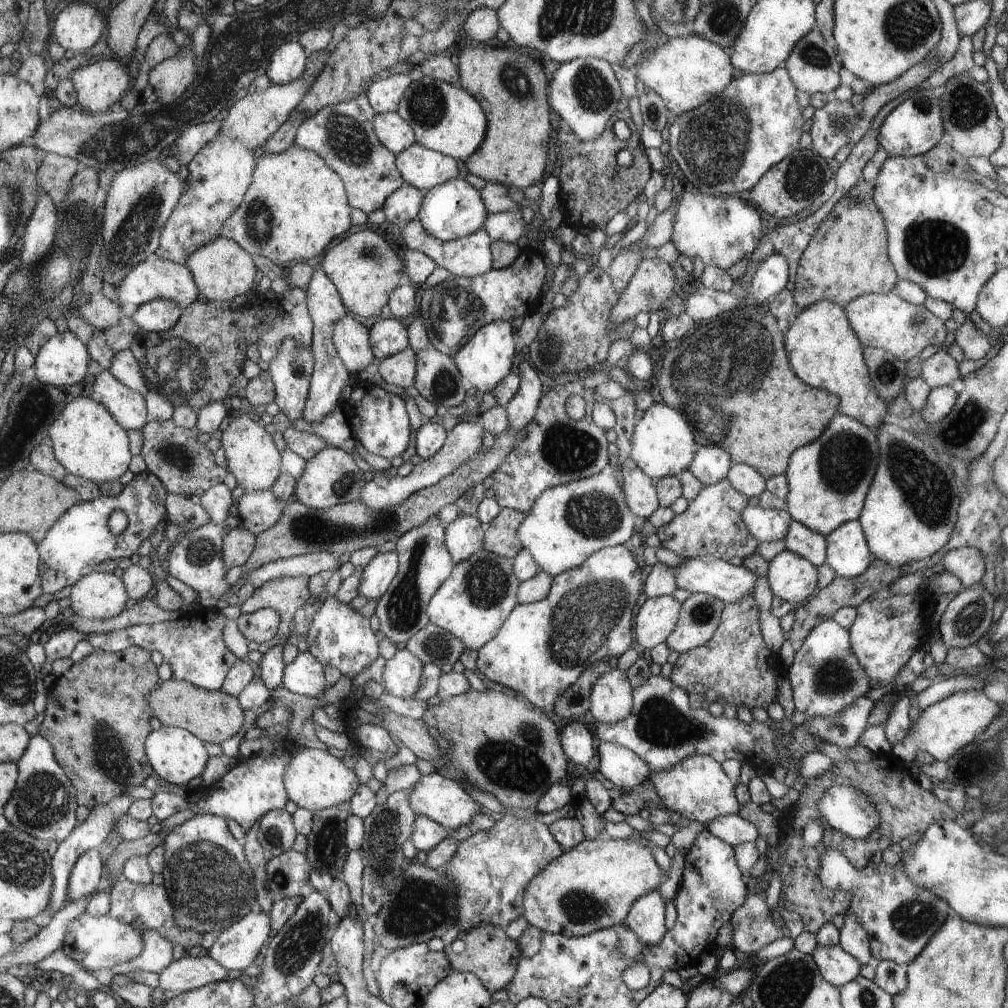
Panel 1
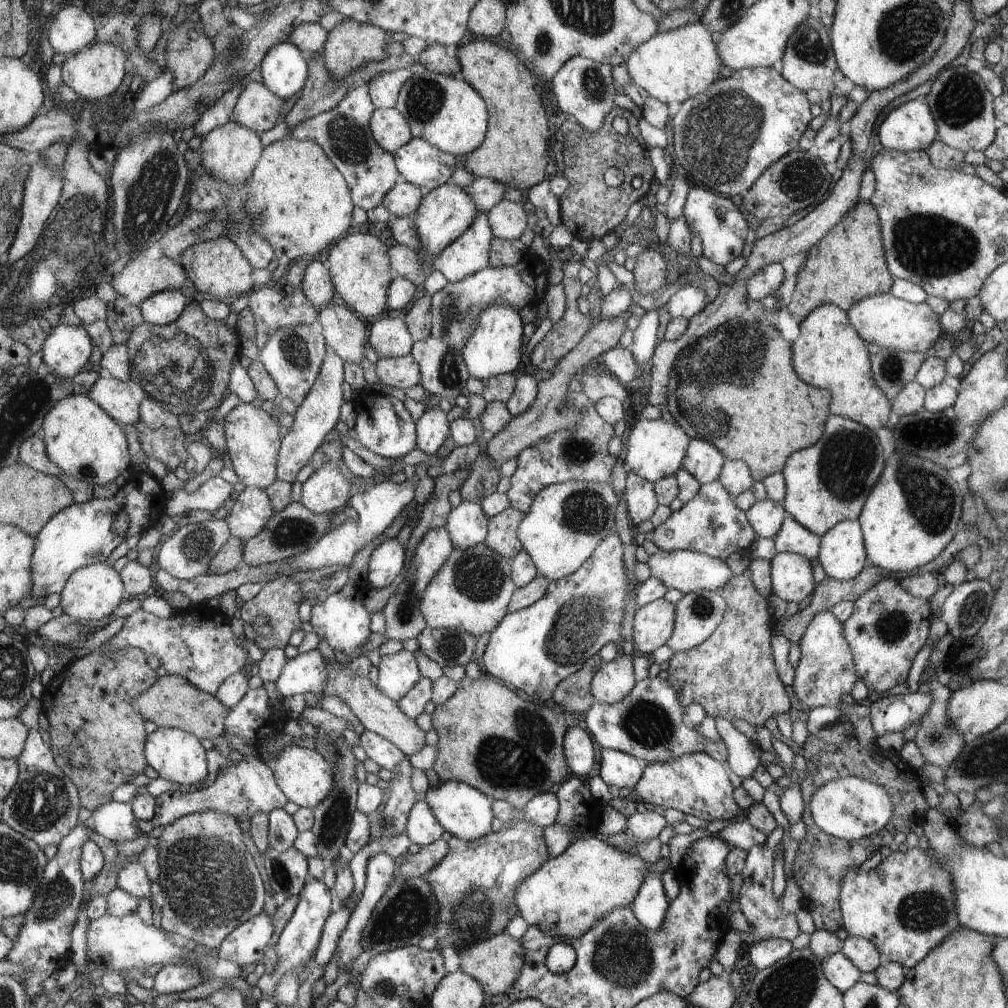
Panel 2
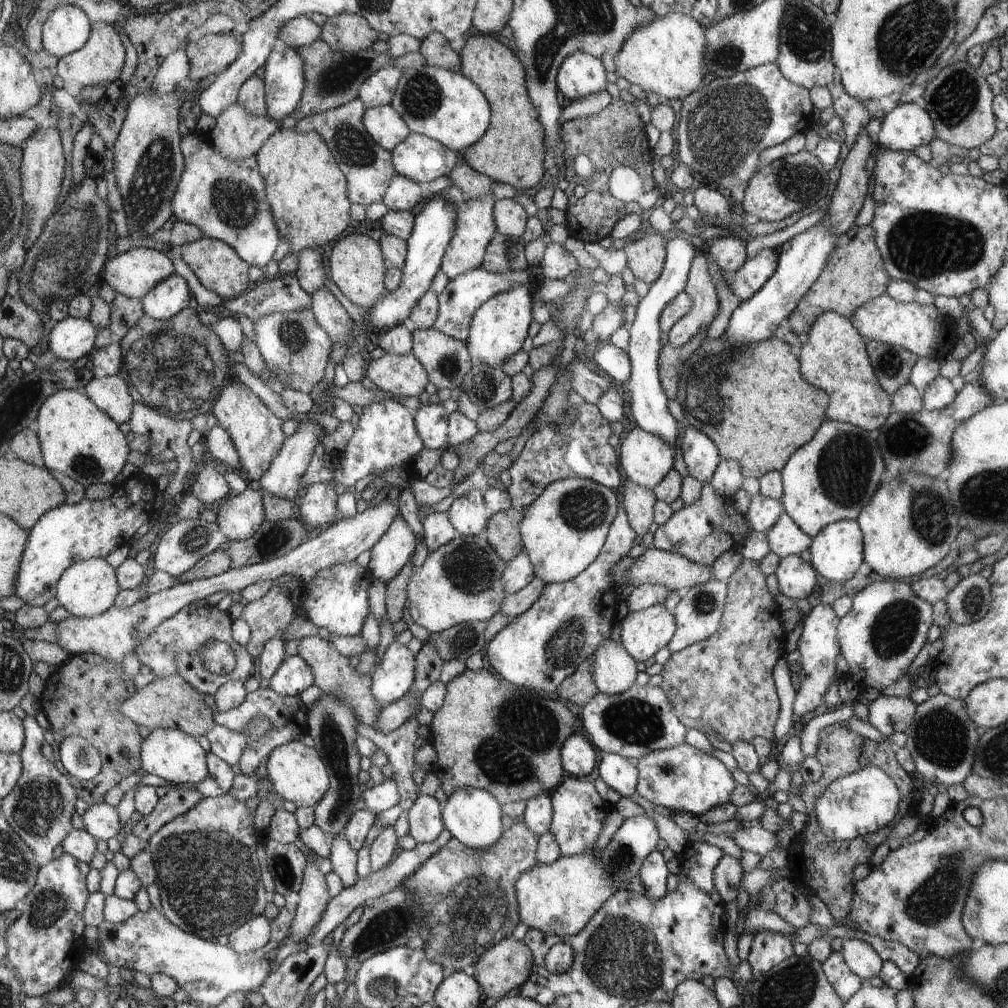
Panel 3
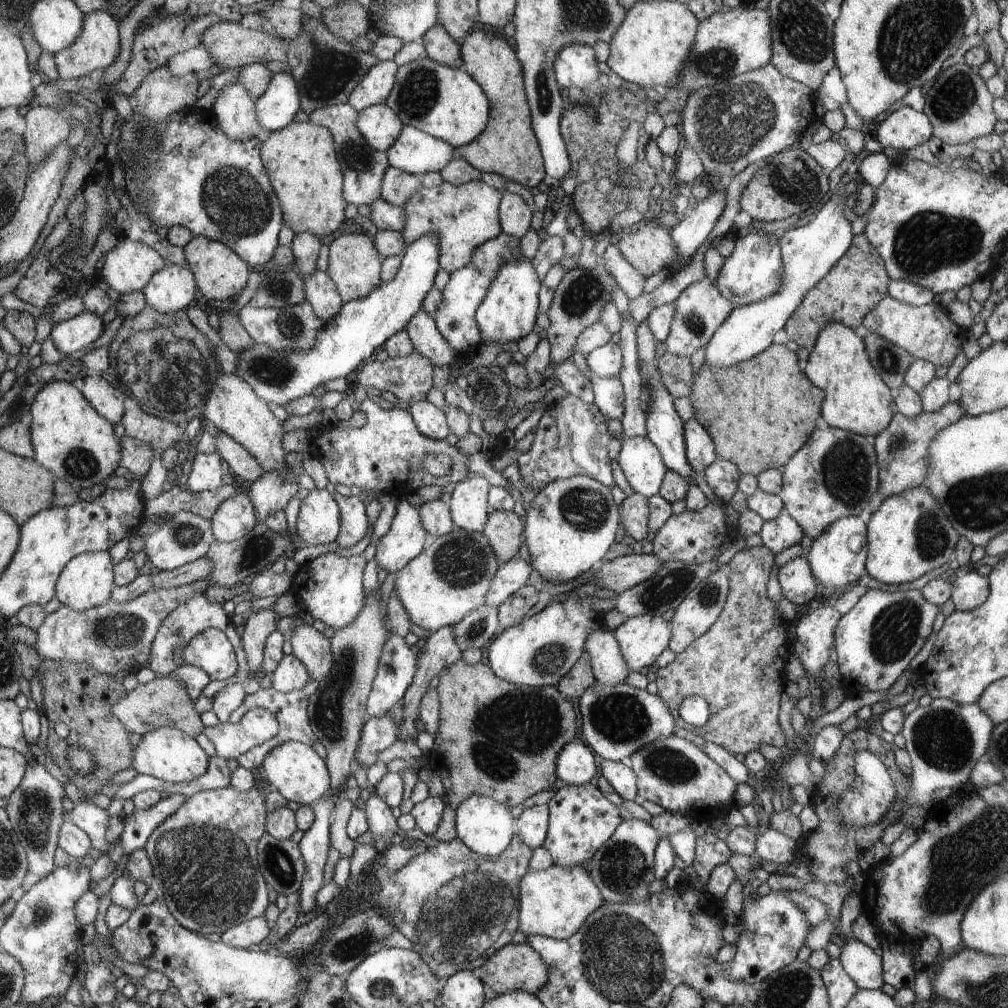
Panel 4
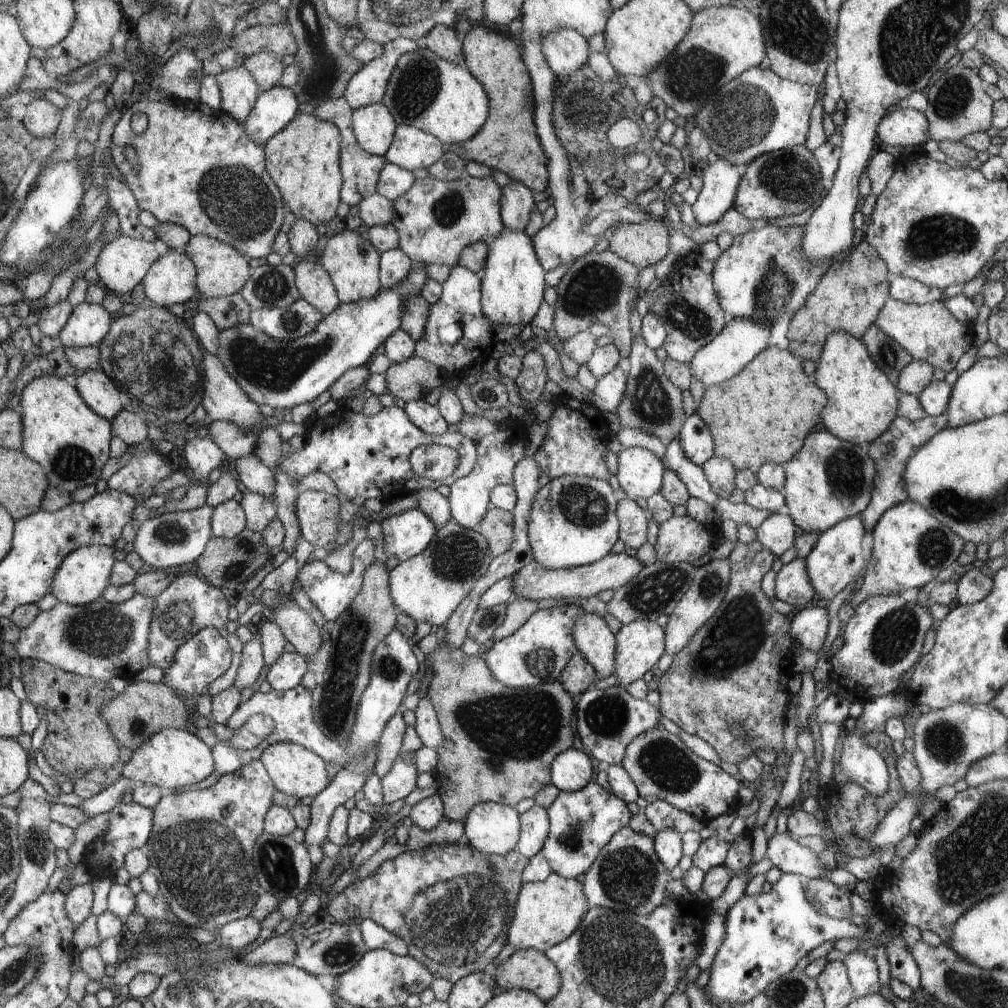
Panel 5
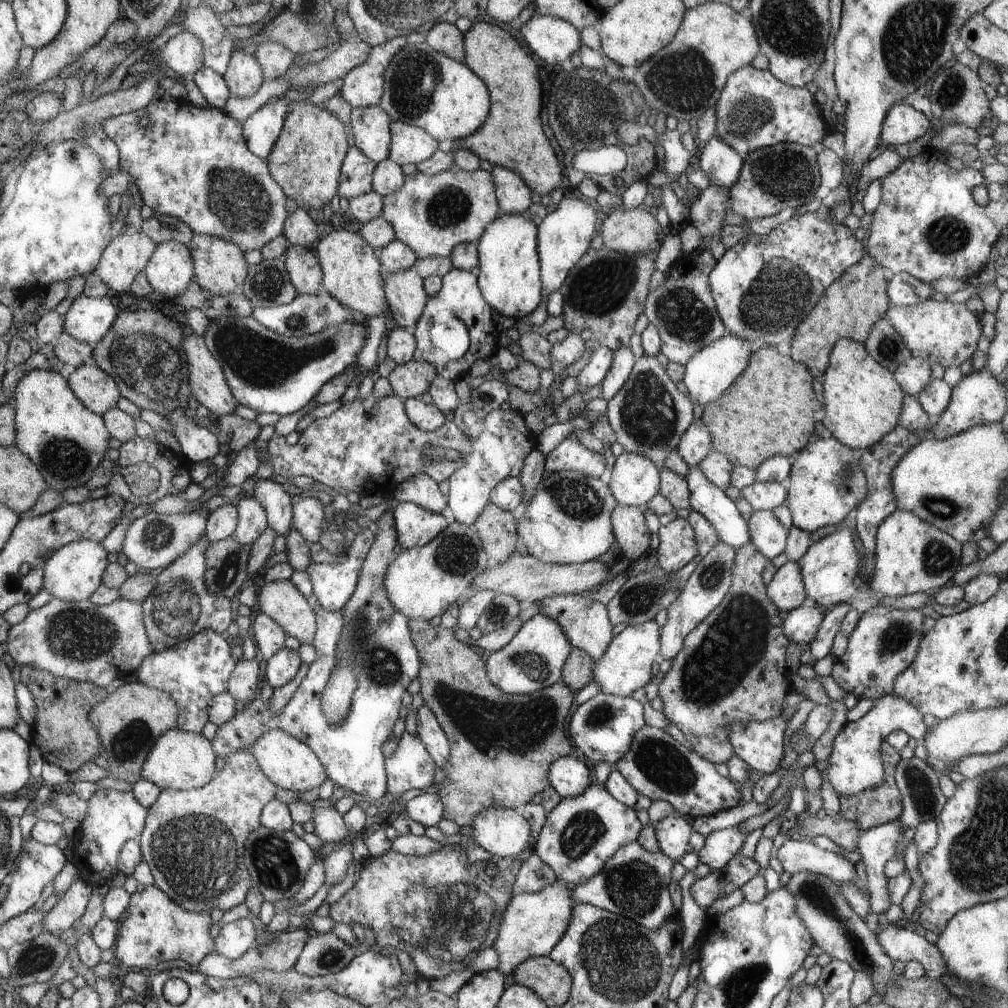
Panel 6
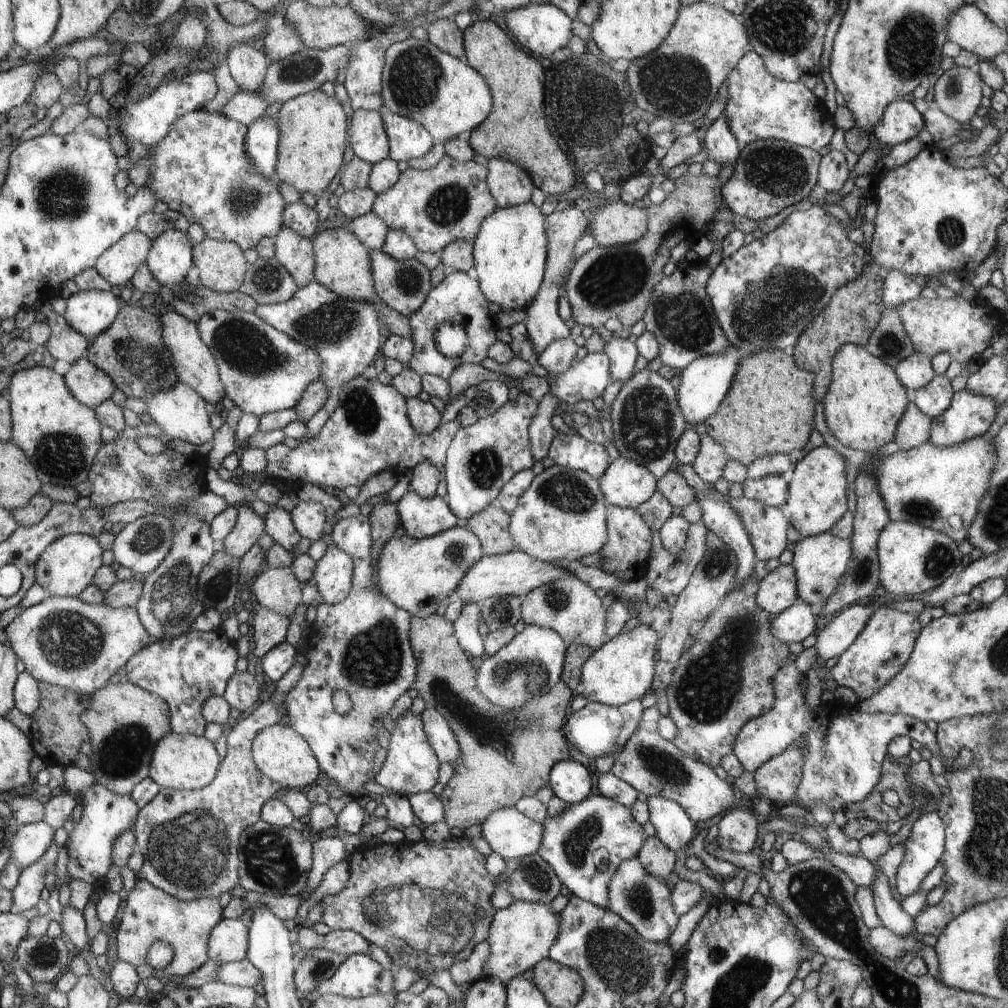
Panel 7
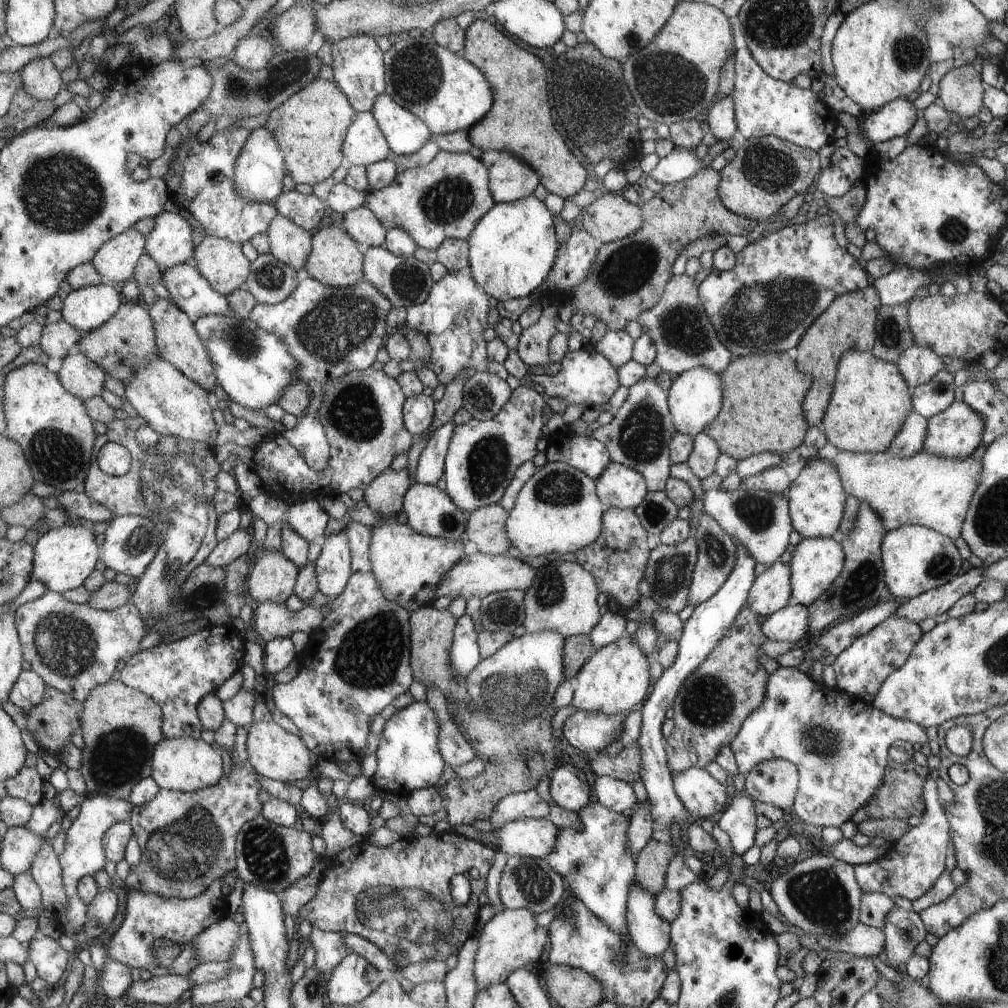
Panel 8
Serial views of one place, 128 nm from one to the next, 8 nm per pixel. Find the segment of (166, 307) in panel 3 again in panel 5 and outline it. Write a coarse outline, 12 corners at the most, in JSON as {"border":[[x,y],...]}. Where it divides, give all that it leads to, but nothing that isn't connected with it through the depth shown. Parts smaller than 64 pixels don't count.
{"border":[[162,251],[142,286],[157,307],[197,293],[197,267]]}

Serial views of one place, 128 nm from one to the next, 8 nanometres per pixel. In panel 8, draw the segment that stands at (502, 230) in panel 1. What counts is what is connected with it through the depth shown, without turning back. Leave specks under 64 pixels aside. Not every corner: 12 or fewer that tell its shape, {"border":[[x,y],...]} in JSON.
{"border":[[487,150],[496,204],[524,200],[537,172],[513,153]]}

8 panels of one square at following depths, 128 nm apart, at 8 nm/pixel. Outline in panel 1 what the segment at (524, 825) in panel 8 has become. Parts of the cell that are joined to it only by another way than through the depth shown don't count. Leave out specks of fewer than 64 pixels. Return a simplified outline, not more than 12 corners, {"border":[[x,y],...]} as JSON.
{"border":[[437,771],[408,790],[417,816],[449,831],[480,813],[458,781]]}

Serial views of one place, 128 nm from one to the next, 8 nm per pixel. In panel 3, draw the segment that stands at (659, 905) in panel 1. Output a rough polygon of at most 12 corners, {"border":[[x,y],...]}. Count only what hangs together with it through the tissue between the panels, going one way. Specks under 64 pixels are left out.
{"border":[[654,849],[640,864],[638,876],[650,900],[662,900],[671,872]]}

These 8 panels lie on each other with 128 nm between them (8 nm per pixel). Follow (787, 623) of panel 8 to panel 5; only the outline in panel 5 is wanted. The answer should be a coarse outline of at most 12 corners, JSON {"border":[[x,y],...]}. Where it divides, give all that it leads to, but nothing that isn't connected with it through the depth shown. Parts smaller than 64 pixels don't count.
{"border":[[796,609],[790,632],[807,651],[824,646],[828,612]]}

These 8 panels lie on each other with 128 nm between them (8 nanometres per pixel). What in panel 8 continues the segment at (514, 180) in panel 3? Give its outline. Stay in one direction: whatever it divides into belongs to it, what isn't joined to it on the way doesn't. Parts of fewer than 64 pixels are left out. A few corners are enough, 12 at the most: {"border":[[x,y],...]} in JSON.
{"border":[[494,22],[465,30],[464,57],[493,92],[468,130],[563,199],[588,172],[554,128],[546,68]]}

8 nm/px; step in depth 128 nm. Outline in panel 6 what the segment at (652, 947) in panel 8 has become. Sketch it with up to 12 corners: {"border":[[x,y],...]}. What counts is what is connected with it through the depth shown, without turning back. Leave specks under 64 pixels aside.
{"border":[[634,840],[598,876],[572,887],[644,928],[678,914],[675,862]]}

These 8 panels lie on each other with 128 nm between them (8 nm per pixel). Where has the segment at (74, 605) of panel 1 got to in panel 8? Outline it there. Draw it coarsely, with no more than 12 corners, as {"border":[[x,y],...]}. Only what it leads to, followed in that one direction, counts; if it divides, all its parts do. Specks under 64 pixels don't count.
{"border":[[65,524],[37,542],[32,578],[62,595],[93,575],[100,548]]}

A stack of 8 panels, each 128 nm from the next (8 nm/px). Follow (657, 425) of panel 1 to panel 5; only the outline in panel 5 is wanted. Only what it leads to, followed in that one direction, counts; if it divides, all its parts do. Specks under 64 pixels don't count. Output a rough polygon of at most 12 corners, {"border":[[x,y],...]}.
{"border":[[652,449],[618,454],[624,496],[649,499],[664,486],[666,469]]}

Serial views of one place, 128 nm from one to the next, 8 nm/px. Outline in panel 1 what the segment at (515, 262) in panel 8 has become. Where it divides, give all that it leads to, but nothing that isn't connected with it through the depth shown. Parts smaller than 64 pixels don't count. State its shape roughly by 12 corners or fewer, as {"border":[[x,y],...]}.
{"border":[[511,321],[481,328],[453,356],[463,380],[490,394],[512,373]]}

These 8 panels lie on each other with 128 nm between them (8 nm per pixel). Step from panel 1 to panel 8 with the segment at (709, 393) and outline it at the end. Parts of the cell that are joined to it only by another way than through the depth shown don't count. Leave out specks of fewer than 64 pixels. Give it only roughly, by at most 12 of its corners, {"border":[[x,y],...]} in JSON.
{"border":[[790,352],[742,356],[721,374],[704,431],[737,461],[810,440],[813,378]]}

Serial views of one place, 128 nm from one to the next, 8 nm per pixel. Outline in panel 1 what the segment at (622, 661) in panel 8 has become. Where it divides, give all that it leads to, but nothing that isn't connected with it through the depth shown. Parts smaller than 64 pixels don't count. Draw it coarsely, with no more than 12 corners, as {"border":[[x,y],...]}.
{"border":[[672,594],[645,598],[638,644],[652,650],[676,630],[683,605]]}

